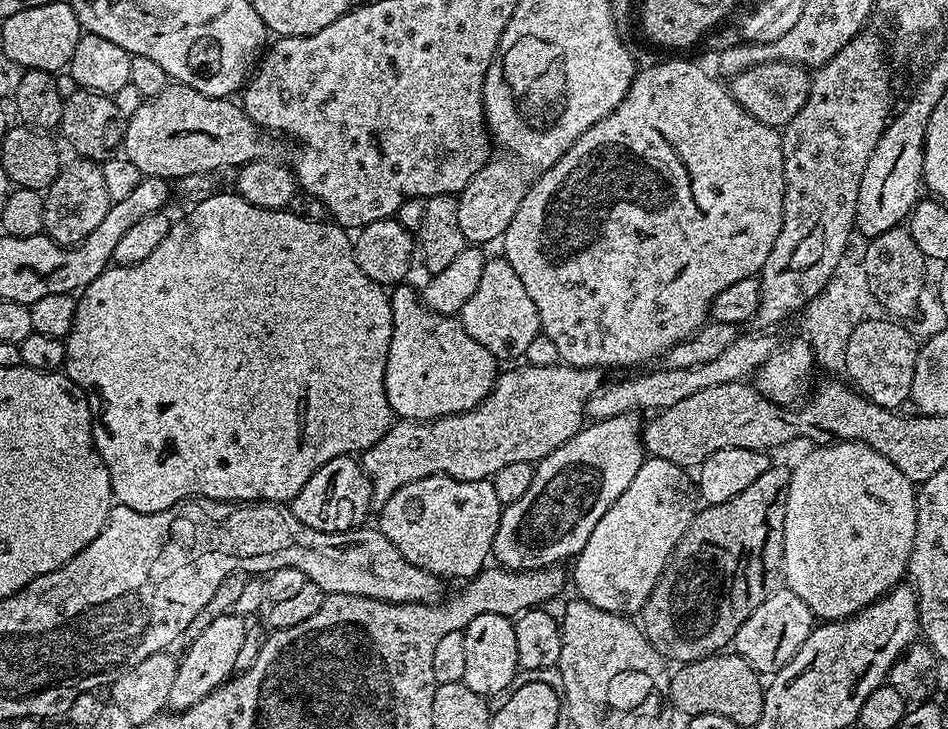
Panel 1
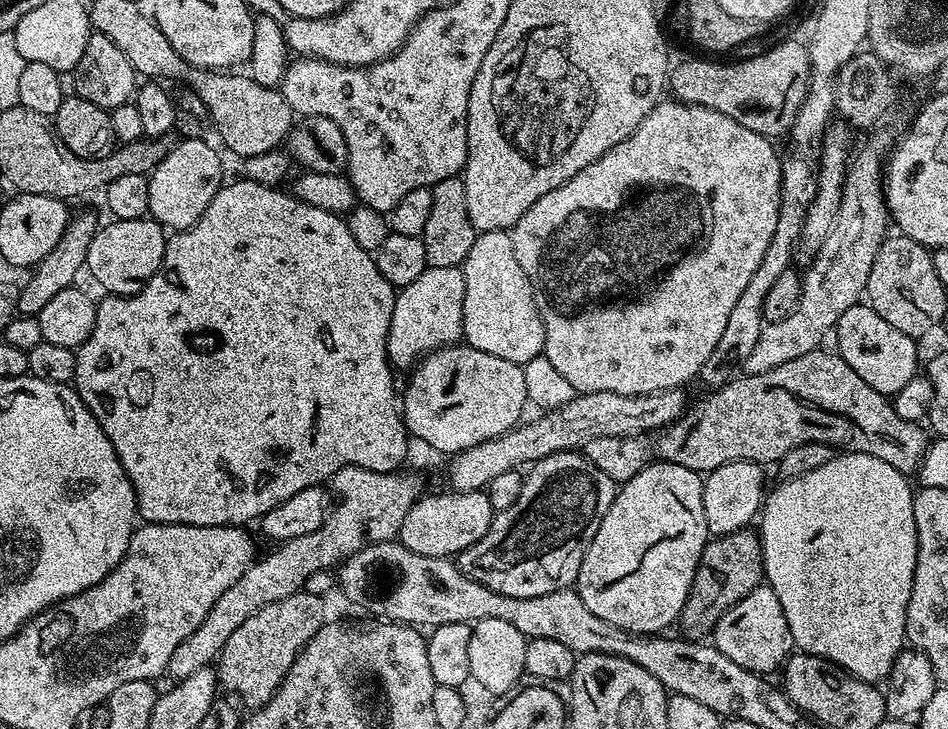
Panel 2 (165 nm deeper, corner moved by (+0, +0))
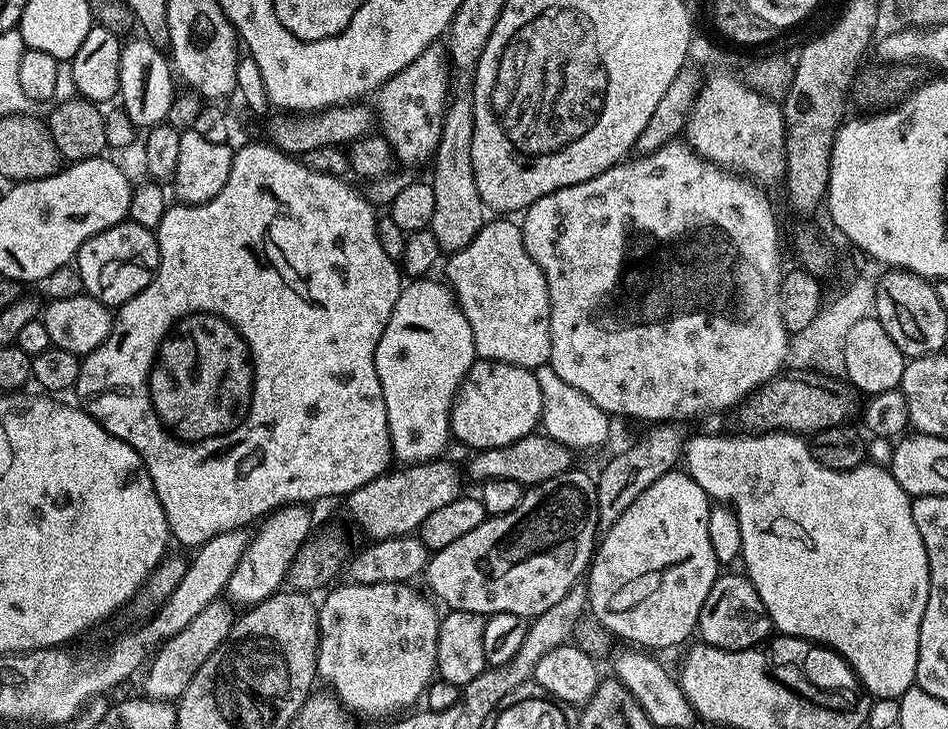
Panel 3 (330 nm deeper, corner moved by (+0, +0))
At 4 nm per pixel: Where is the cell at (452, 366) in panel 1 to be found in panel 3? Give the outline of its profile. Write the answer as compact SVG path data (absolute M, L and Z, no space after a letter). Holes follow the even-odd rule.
M477 359L464 376L464 383L460 386L458 396L459 399L452 407L452 436L460 439L468 450L497 448L510 442L518 442L518 438L526 438L537 431L544 415L542 390L538 390L535 371L513 364L503 364L497 360Z

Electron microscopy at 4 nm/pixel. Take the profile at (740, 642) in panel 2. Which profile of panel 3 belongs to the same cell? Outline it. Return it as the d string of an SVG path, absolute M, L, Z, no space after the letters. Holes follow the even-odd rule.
M717 575L706 602L702 602L698 636L701 641L722 650L746 650L763 645L773 635L772 619L758 598L758 590L749 582L747 575Z

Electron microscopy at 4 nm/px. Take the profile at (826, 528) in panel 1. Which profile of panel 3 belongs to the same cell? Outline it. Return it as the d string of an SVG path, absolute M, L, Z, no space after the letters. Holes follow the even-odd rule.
M764 430L761 436L688 436L682 453L682 464L690 478L702 486L704 493L713 501L732 509L738 518L738 530L742 530L743 571L758 590L758 598L766 606L777 633L797 636L816 646L837 652L852 668L865 689L879 699L897 699L916 683L918 646L922 630L922 614L926 614L926 602L930 594L930 566L926 558L926 546L922 546L922 534L914 526L913 497L908 495L892 476L887 467L865 462L848 472L839 472L816 461L809 441L803 435L787 430Z

